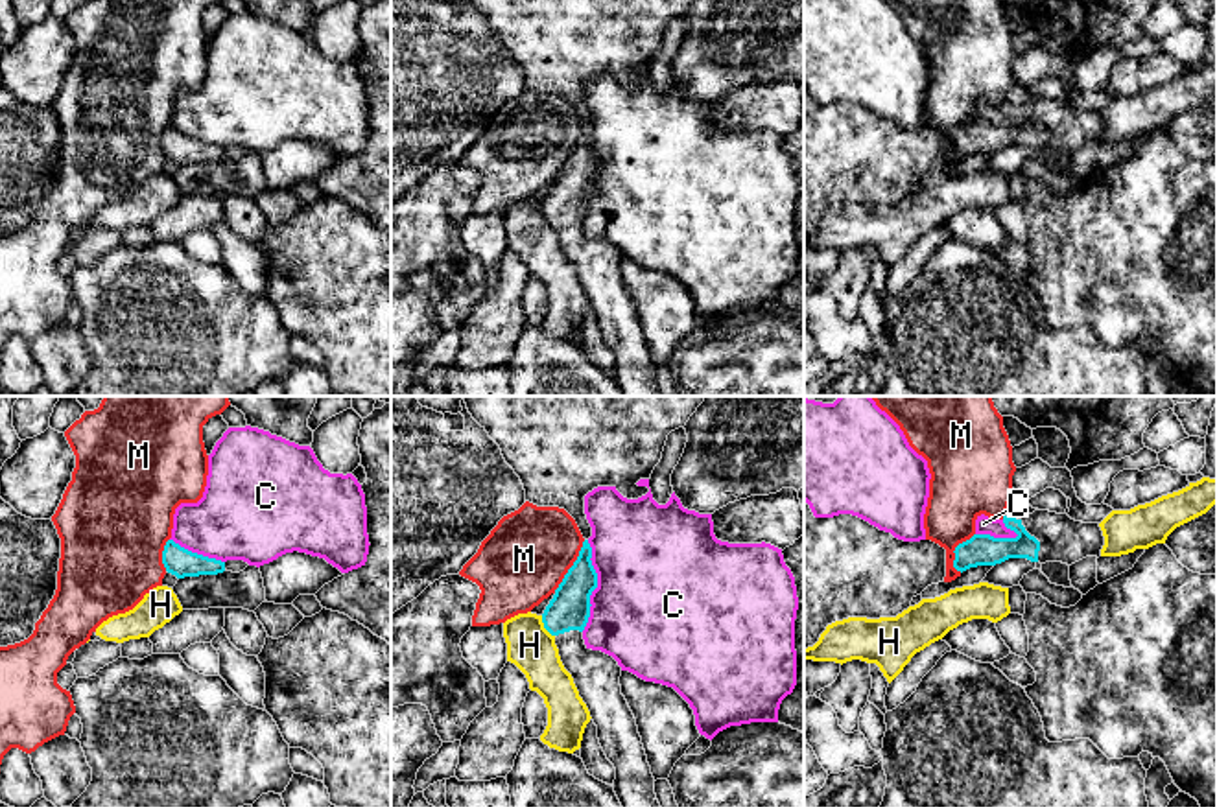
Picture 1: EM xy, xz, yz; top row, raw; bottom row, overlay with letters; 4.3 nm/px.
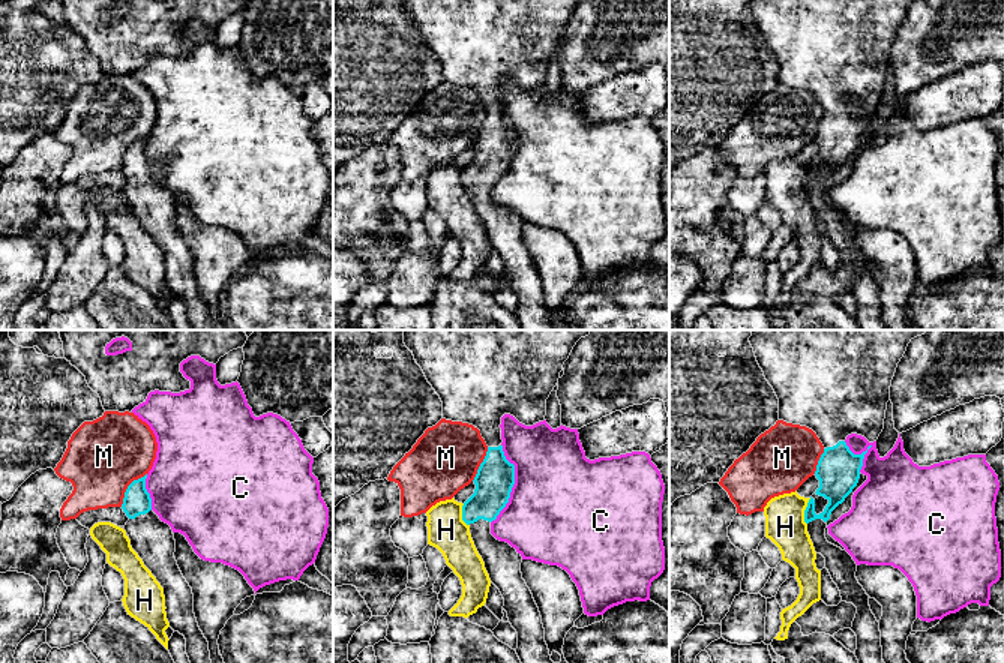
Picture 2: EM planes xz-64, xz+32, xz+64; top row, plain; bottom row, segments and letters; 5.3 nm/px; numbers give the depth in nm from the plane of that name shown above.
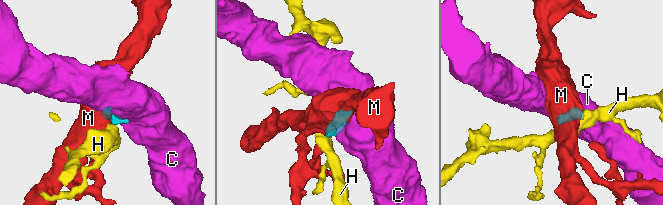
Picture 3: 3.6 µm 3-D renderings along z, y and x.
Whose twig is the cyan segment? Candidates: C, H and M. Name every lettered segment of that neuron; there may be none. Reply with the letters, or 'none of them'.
none of them

